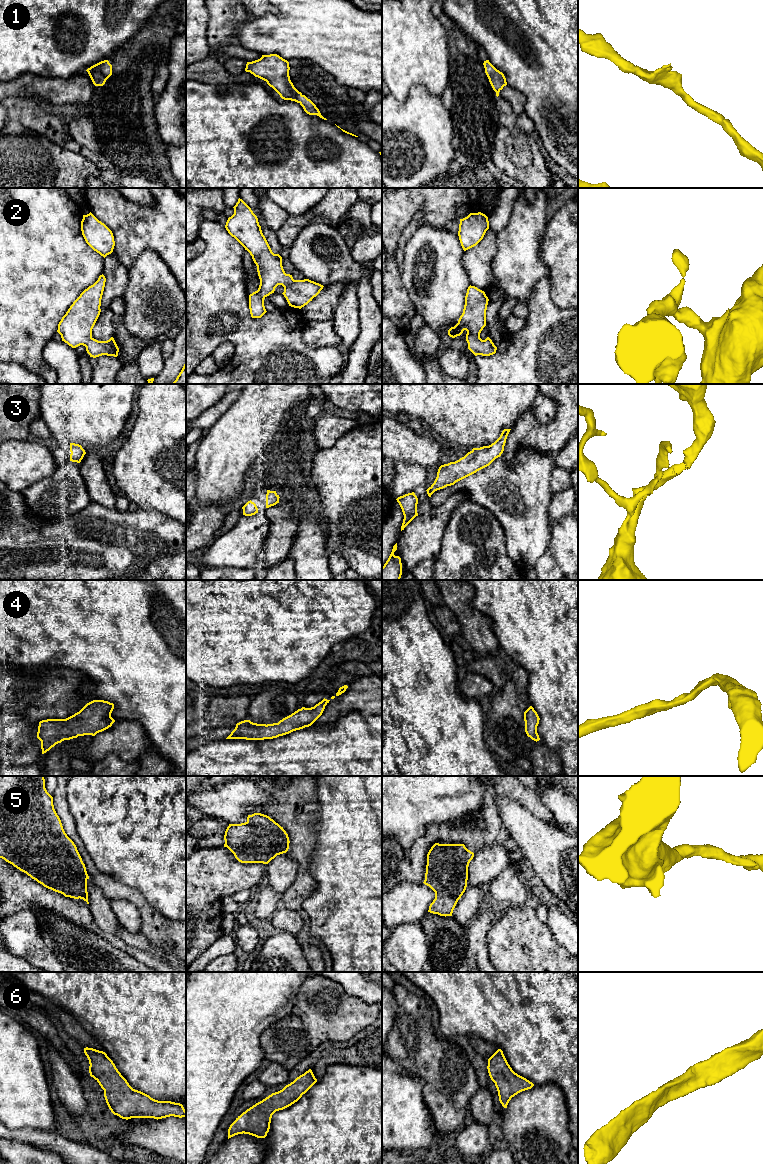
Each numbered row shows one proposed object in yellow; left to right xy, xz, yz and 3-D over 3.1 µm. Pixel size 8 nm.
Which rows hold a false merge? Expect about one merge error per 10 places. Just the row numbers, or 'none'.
none

